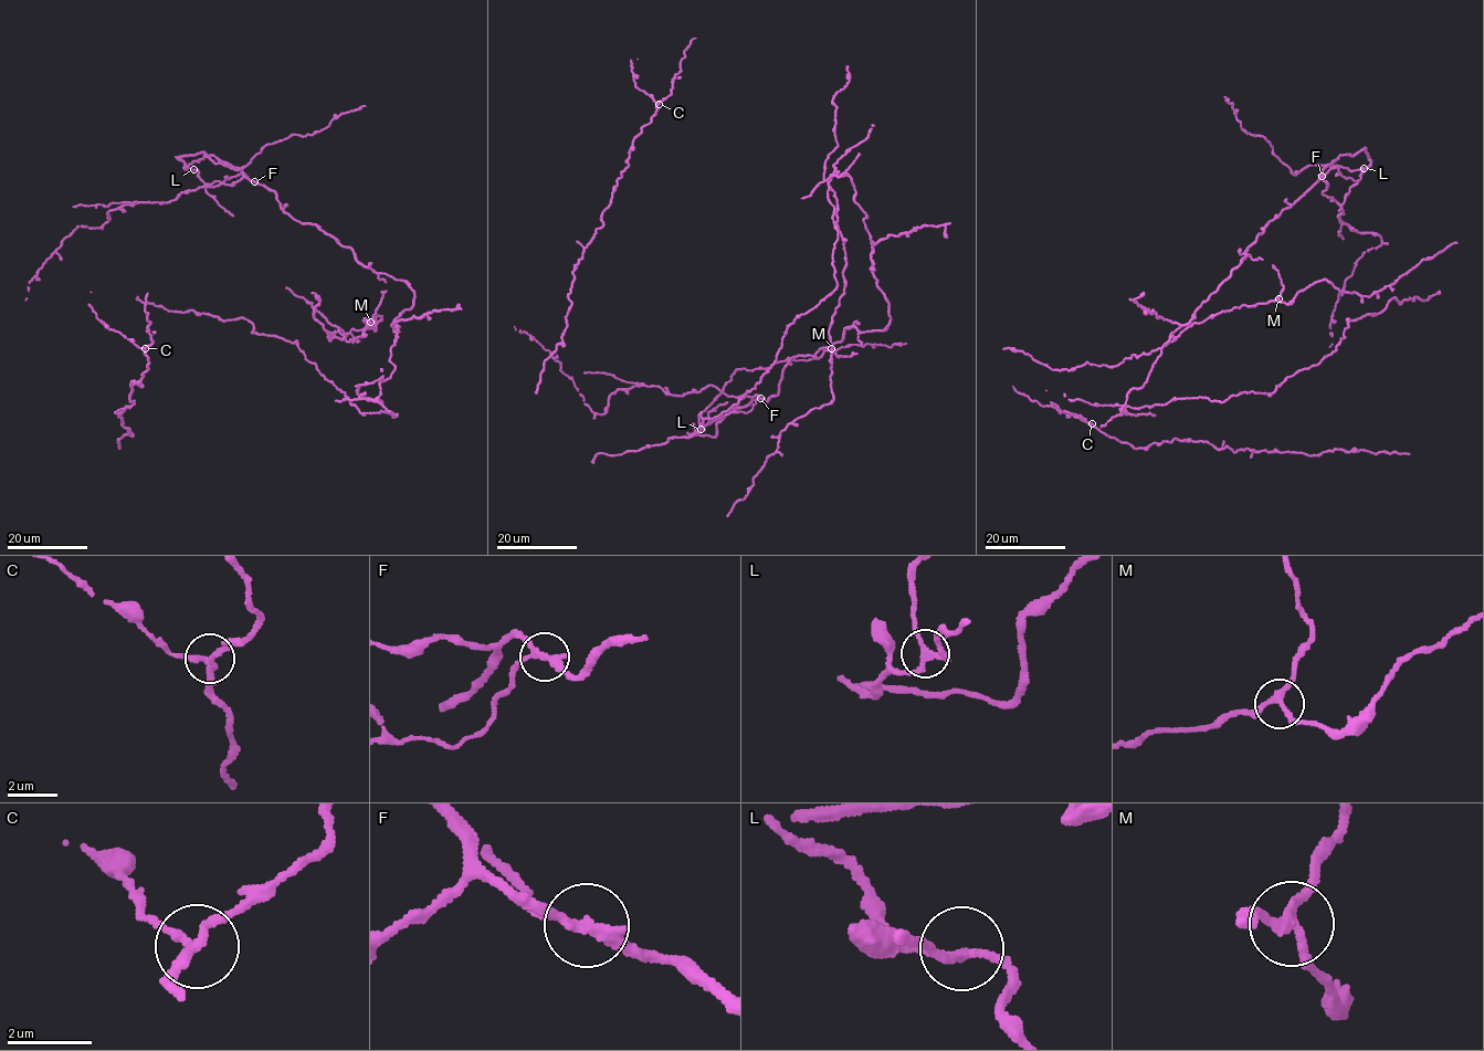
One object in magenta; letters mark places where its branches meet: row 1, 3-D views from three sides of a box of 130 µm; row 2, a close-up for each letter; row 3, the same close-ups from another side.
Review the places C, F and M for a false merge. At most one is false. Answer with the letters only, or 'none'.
F

